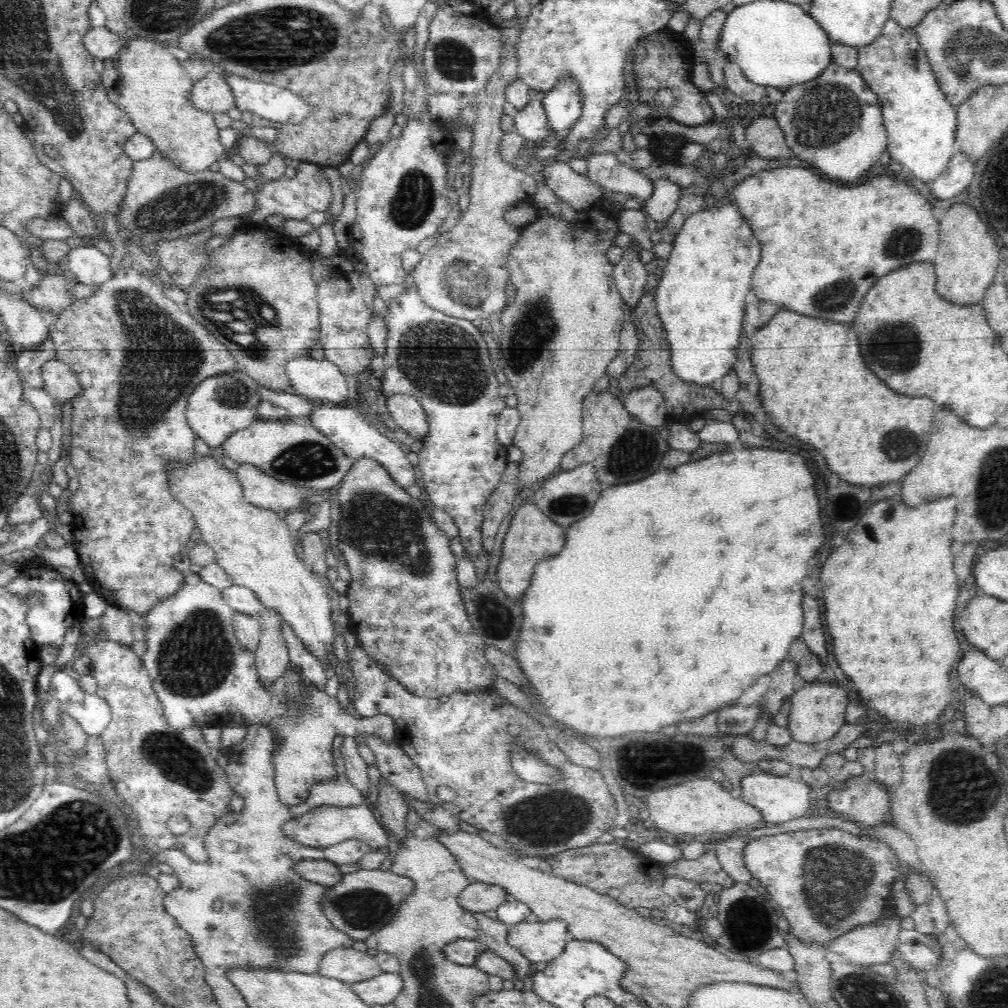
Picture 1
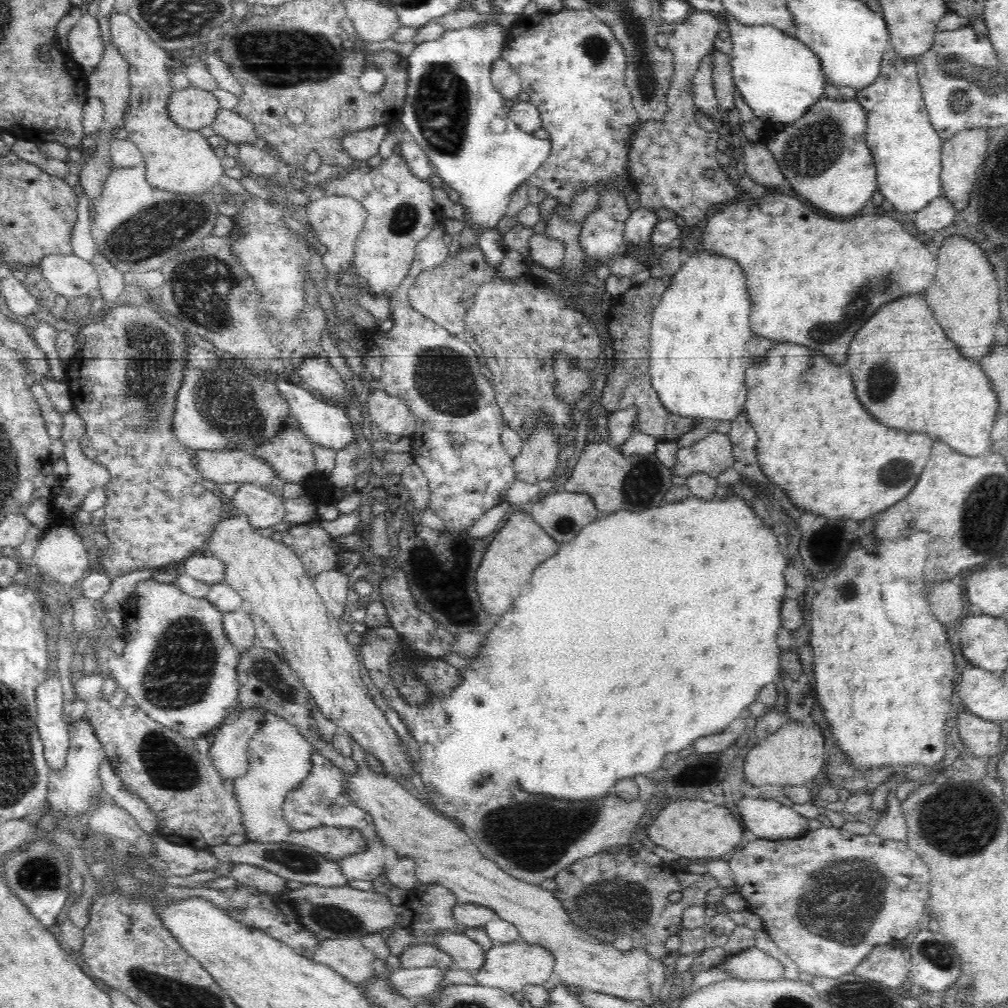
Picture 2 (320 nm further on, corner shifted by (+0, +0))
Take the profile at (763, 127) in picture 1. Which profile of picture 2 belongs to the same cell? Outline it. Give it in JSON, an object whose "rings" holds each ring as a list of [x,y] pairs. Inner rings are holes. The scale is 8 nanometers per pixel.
{"rings":[[[748,140],[743,149],[745,172],[754,182],[768,188],[769,191],[775,187],[788,186],[789,182],[780,172],[767,145],[760,141],[754,143]]]}

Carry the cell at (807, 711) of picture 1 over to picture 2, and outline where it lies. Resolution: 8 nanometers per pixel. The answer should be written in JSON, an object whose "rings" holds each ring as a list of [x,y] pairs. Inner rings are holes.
{"rings":[[[789,721],[754,745],[745,756],[743,775],[754,786],[755,791],[761,786],[810,786],[814,780],[820,779],[824,773],[825,748],[822,729],[815,721]]]}

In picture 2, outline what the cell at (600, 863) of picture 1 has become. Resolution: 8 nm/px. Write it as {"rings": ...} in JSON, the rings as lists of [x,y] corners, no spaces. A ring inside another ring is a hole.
{"rings":[[[610,853],[586,856],[586,859],[570,865],[561,871],[555,881],[558,889],[554,892],[566,909],[574,926],[588,935],[598,939],[600,943],[610,943],[618,951],[628,952],[633,949],[644,949],[654,960],[667,952],[665,943],[671,936],[683,928],[681,926],[684,910],[689,907],[706,904],[706,896],[719,886],[718,880],[709,873],[706,875],[678,872],[672,867],[648,865],[638,856],[630,853],[630,858],[616,864]],[[673,892],[680,892],[679,902],[670,902],[667,897]]]}

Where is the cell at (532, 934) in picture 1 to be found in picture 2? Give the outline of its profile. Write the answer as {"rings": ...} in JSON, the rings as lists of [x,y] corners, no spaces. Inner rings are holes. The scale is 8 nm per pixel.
{"rings":[[[522,941],[511,944],[493,945],[485,954],[484,964],[474,971],[478,985],[496,987],[508,994],[522,991],[528,984],[542,986],[555,972],[555,960],[550,952],[536,945],[528,945]]]}

